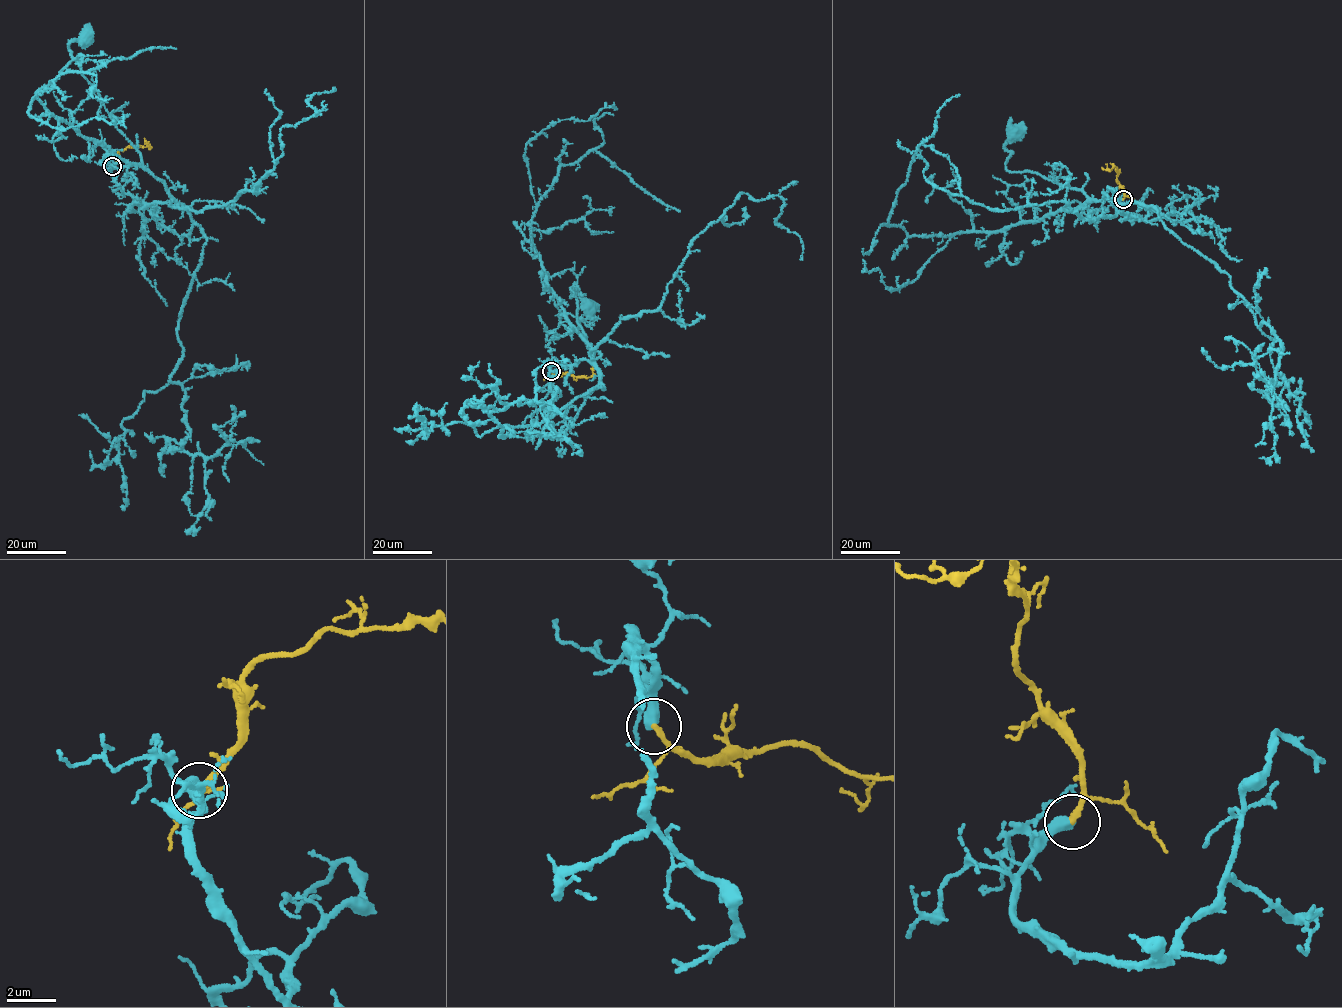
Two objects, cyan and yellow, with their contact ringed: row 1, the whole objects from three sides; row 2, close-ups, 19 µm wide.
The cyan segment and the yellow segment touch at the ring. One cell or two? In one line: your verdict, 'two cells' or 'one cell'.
one cell

